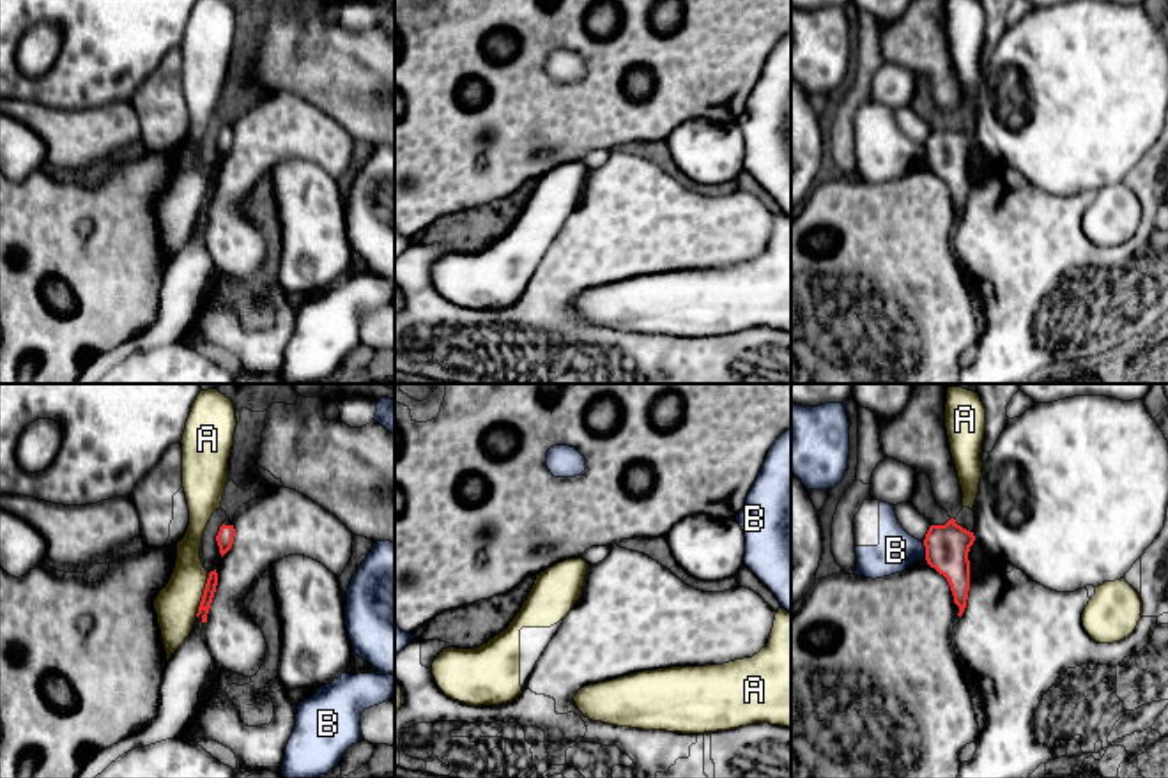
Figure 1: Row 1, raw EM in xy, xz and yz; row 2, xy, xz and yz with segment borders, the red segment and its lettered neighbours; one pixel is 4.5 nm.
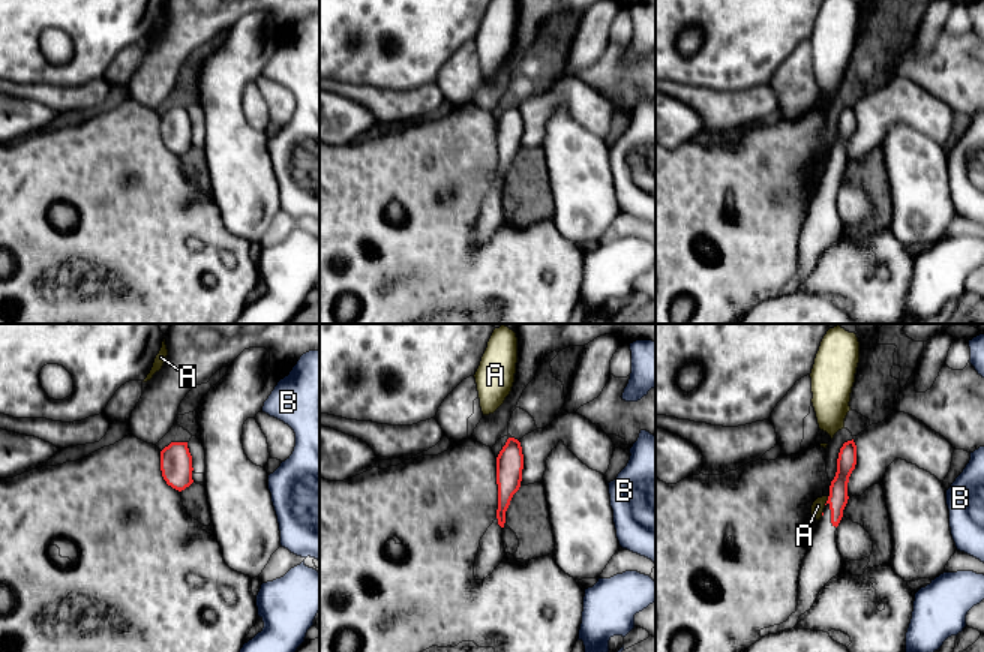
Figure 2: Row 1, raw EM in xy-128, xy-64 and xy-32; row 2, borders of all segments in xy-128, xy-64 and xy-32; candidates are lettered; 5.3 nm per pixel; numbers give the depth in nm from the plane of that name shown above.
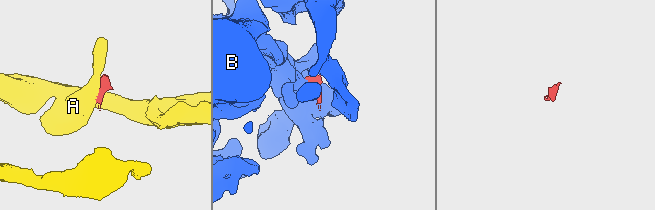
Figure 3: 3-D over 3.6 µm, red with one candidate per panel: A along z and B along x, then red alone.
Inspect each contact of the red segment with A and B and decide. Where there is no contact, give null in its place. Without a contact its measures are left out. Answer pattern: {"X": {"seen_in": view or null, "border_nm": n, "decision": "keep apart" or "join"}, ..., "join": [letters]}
{"A": {"seen_in": "xy", "border_nm": 220, "decision": "keep apart"}, "B": {"seen_in": "yz", "border_nm": 80, "decision": "keep apart"}, "join": []}

